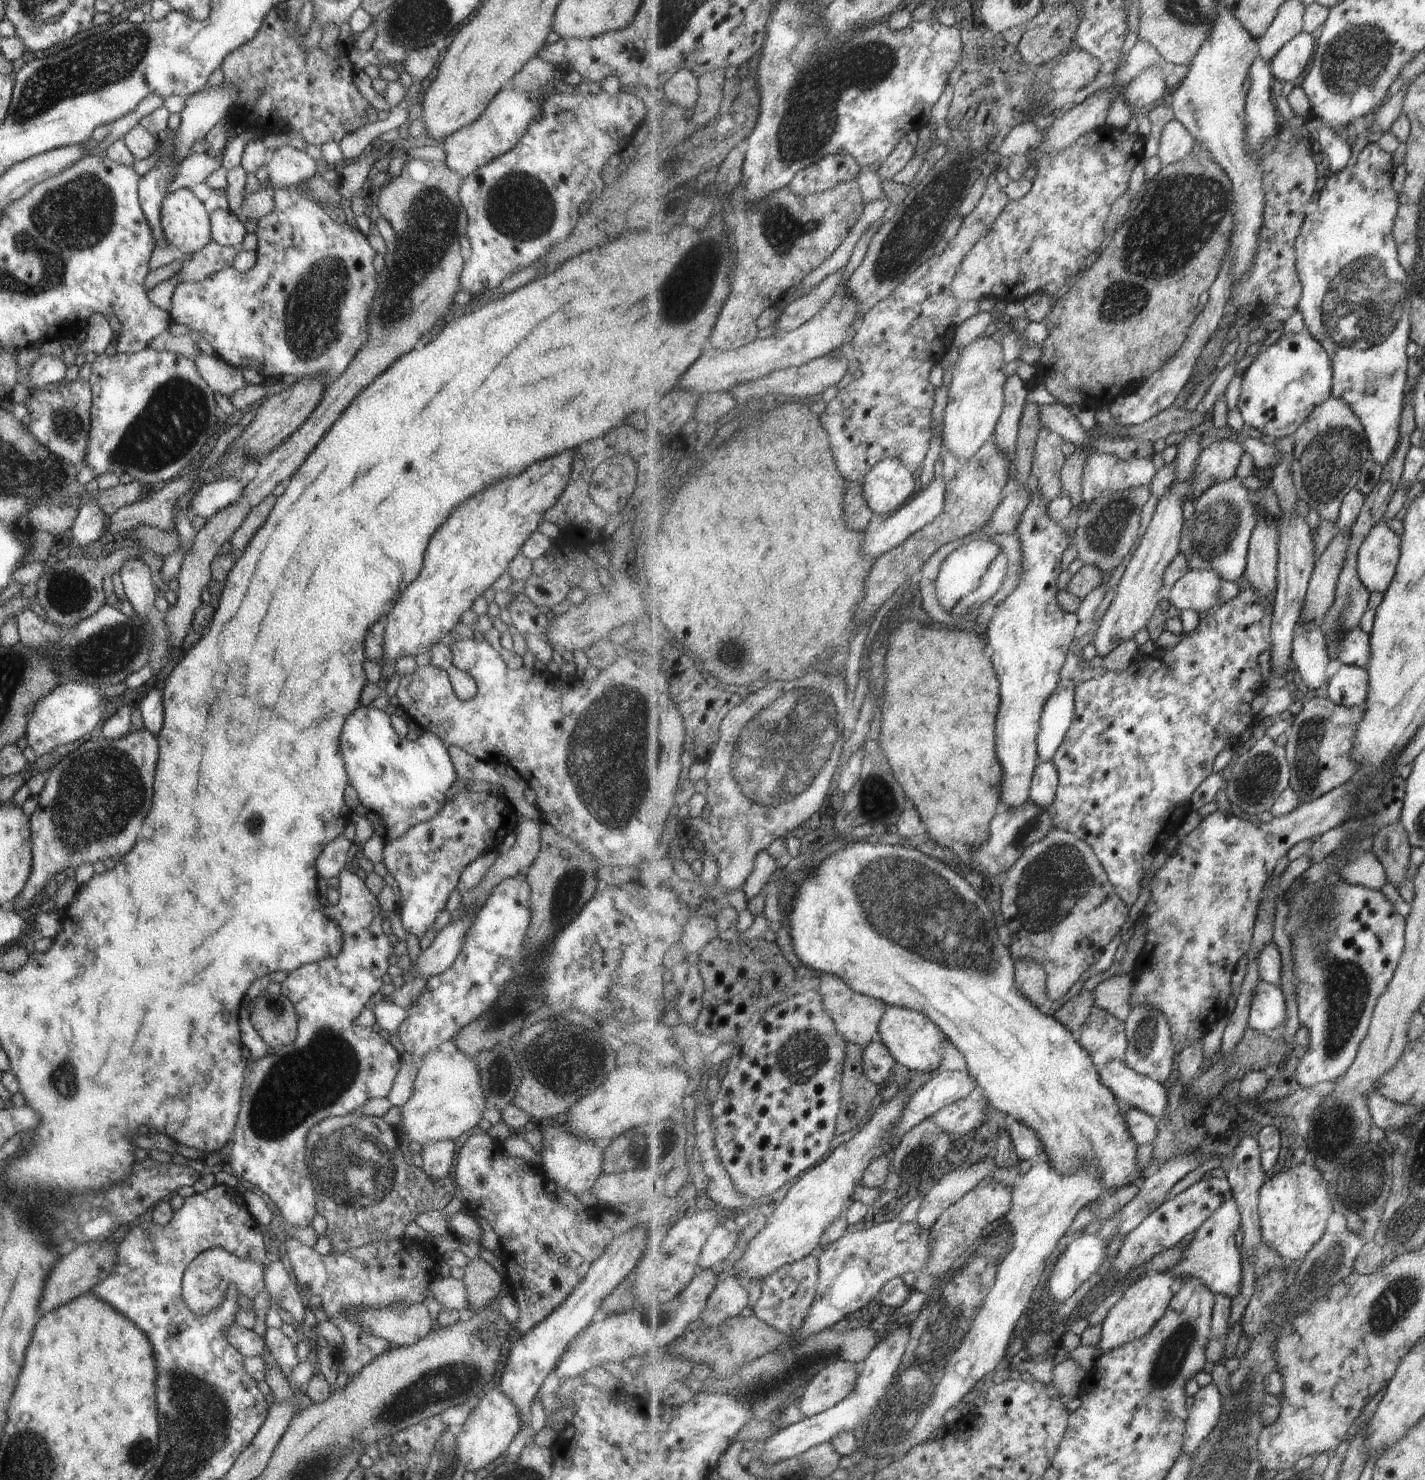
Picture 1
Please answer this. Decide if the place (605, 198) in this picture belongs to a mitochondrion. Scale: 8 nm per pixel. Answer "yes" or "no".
no

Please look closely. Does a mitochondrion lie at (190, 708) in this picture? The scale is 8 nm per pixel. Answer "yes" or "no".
no

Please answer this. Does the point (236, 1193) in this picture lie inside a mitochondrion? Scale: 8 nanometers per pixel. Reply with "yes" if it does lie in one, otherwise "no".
no

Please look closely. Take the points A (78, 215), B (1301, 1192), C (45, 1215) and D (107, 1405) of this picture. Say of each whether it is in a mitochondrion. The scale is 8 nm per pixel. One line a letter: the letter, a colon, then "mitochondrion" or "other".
A: mitochondrion
B: mitochondrion
C: mitochondrion
D: other

